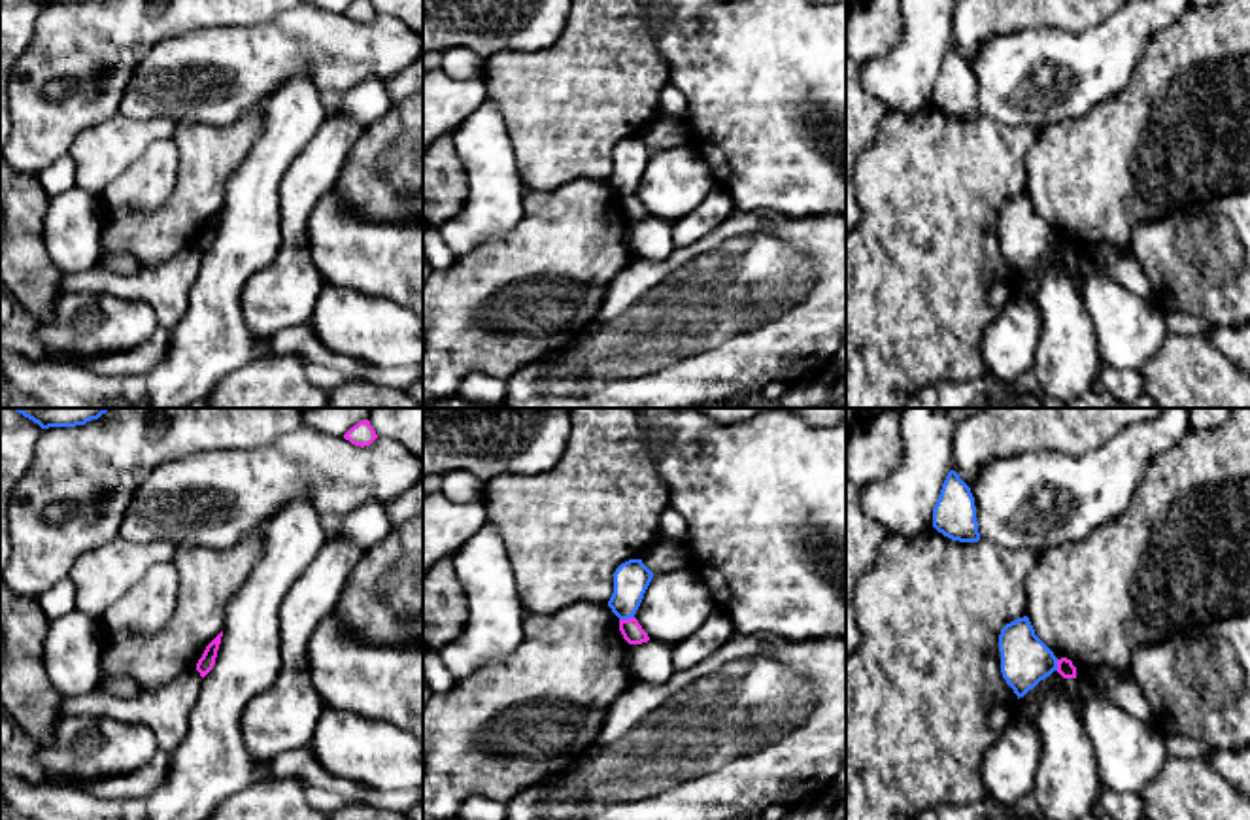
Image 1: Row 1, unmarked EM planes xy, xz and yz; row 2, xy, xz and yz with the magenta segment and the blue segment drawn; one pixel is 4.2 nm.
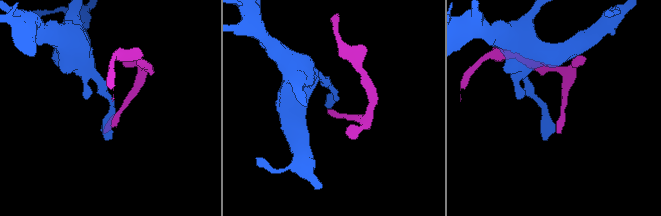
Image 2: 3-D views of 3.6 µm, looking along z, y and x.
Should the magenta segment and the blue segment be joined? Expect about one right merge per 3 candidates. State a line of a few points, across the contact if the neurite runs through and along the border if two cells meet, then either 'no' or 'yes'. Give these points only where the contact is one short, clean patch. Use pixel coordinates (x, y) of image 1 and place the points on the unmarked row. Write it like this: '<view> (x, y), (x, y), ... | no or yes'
no

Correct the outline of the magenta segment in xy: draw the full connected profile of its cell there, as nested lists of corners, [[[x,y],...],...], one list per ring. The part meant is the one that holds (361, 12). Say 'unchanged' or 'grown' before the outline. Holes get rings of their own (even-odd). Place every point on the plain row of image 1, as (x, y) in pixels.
grown | [[[357,0],[344,15],[355,23],[370,23],[378,13],[404,21],[423,36],[423,0]]]

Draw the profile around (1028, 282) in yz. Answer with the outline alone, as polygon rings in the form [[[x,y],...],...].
[[[1057,248],[1040,257],[1033,266],[1029,266],[1023,274],[1018,276],[1018,287],[1029,295],[1037,297],[1040,274],[1048,268],[1061,268],[1071,274],[1080,274],[1078,257],[1063,255]]]

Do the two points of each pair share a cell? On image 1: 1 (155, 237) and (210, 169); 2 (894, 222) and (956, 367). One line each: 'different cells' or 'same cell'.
1: same cell
2: same cell

